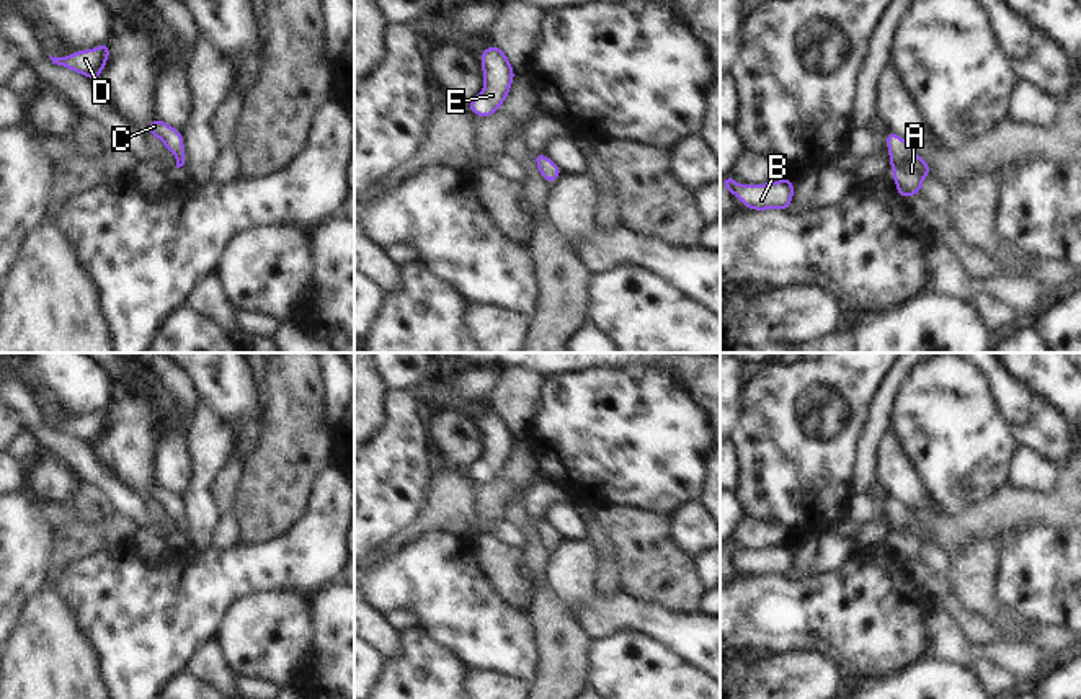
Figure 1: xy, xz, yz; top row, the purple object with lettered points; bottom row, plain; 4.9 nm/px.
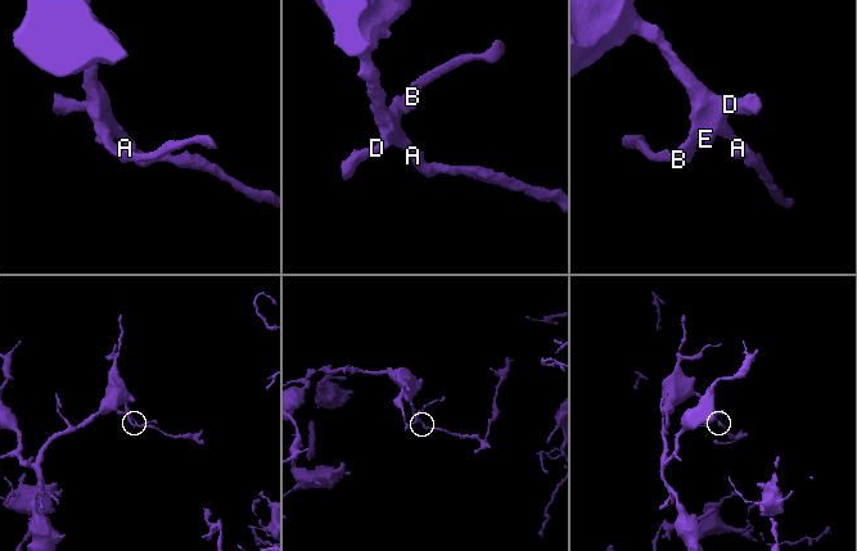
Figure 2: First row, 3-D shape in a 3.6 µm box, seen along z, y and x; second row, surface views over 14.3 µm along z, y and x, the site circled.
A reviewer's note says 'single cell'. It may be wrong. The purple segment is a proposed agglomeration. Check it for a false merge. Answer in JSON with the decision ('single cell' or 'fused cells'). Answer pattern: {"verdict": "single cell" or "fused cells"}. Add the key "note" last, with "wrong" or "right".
{"verdict": "single cell", "note": "right"}

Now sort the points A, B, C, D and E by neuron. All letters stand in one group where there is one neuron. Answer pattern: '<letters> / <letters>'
A B C D E

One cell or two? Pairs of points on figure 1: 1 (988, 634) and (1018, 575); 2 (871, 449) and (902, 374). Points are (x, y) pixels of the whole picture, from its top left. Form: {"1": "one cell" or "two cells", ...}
{"1": "two cells", "2": "one cell"}

